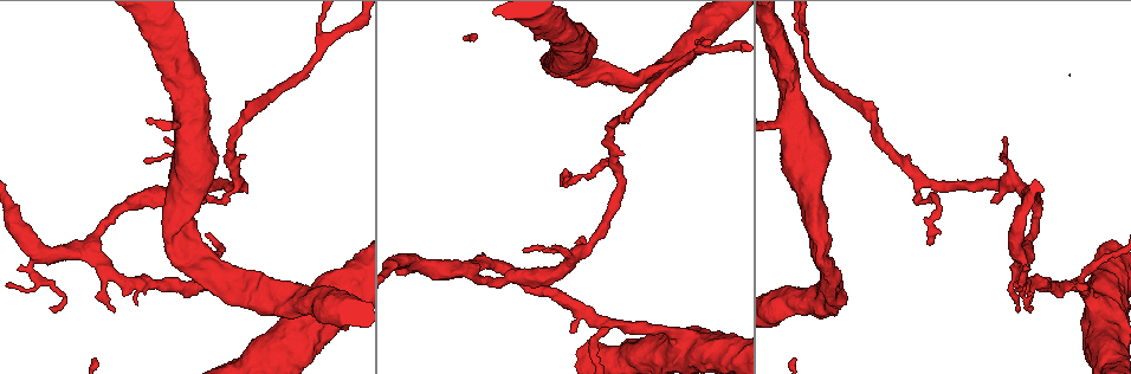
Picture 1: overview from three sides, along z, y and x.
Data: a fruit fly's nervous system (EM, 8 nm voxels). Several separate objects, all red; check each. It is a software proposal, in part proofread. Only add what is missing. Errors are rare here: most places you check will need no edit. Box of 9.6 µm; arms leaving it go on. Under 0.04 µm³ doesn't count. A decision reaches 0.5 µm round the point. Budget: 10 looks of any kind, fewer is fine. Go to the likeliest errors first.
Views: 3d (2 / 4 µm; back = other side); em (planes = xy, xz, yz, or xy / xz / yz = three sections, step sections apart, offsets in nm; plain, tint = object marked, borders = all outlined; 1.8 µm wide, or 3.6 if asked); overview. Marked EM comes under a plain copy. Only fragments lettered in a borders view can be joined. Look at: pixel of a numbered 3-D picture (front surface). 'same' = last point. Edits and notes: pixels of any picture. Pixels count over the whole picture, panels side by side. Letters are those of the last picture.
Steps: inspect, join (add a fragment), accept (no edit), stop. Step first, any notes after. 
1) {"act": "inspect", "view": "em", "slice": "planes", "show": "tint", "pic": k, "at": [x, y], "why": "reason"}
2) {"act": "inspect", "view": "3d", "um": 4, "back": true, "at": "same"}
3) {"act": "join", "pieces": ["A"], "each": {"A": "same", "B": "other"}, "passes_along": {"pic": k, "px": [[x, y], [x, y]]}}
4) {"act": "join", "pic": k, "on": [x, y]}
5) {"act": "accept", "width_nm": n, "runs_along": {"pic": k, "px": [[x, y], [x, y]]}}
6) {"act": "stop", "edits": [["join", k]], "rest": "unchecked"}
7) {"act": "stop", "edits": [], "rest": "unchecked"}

{"act": "inspect", "view": "em", "slice": "planes", "show": "tint", "pic": 1, "at": [1030, 302], "why": "an open end"}

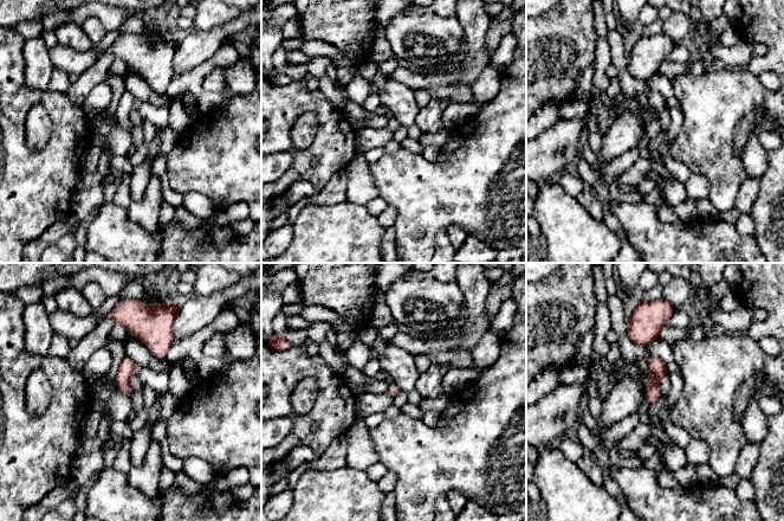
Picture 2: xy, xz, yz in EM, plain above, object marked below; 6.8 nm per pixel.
{"act": "inspect", "view": "em", "slice": "planes", "show": "borders", "at": "same", "why": "see the neighbours"}

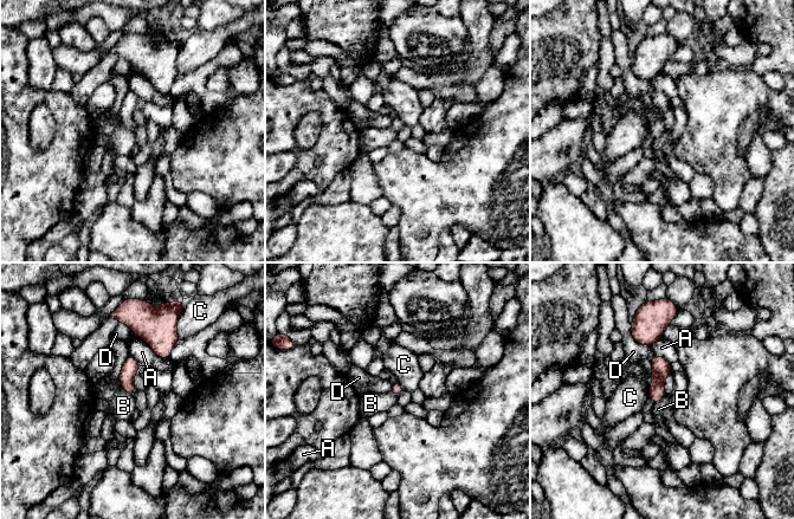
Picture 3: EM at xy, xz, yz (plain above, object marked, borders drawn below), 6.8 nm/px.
{"act": "accept", "each": {"A": "other", "B": "other", "C": "other", "D": "other"}, "border": {"pic": 3, "px": [[128, 355], [120, 385], [133, 397]]}, "found": "no lettered fragment goes on from it"}

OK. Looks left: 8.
{"act": "inspect", "view": "em", "um": 3.6, "slice": "yz", "step": 8, "show": "tint", "pic": 1, "at": [817, 221], "why": "branch point"}

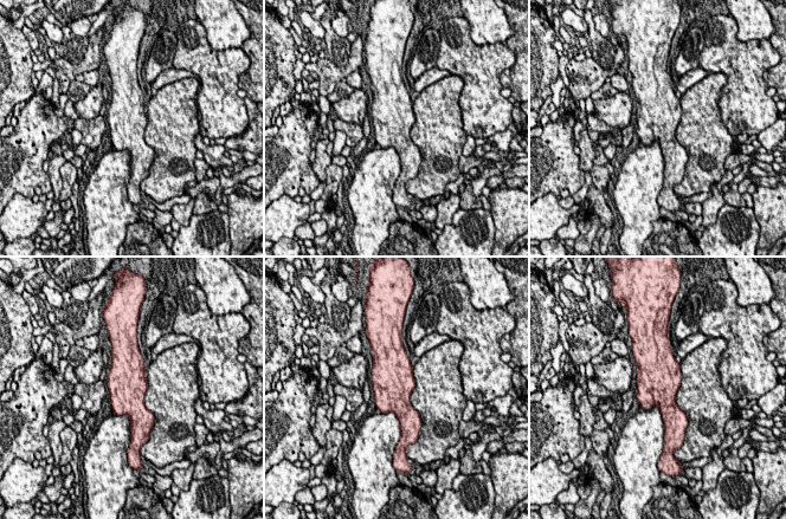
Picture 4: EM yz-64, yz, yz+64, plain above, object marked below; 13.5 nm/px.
{"act": "inspect", "view": "em", "um": 3.6, "slice": "xz", "step": 16, "show": "borders", "at": "same"}

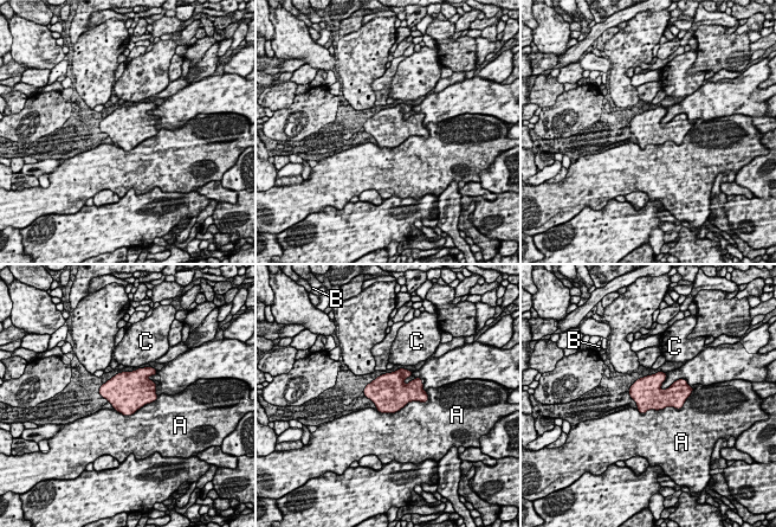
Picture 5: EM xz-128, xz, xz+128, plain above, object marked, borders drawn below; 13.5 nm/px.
{"act": "accept", "each": {"A": "other", "B": "other", "C": "other"}, "border": {"pic": 5, "px": [[692, 391], [679, 409], [637, 409]]}, "found": "no lettered fragment goes on from it"}

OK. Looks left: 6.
{"act": "inspect", "view": "3d", "um": 4, "pic": 1, "at": [993, 200], "why": "an open end"}

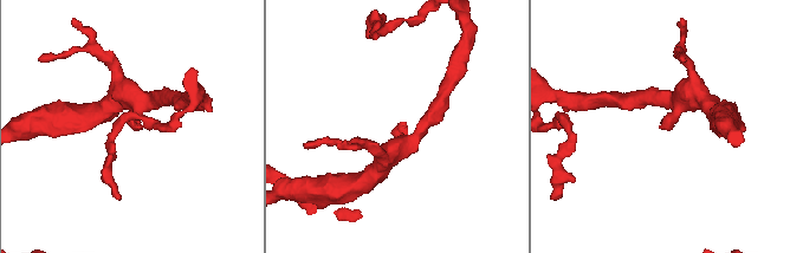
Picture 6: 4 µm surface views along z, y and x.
{"act": "inspect", "view": "em", "slice": "planes", "show": "borders", "pic": 6, "at": [662, 129]}

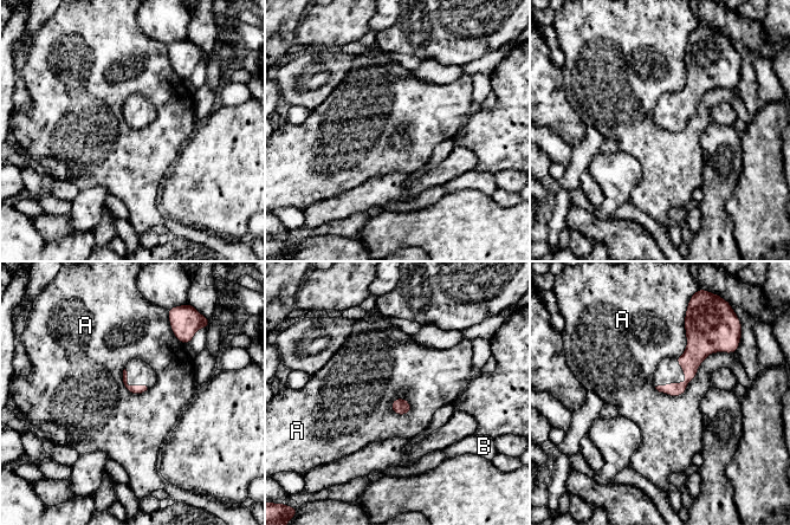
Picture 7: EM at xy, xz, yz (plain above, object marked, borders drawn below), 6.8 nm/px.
{"act": "accept", "longest_contact_nm": ["A", 600], "each": {"A": "other", "B": "other"}, "border": {"pic": 7, "px": [[733, 352], [680, 395], [654, 388]]}, "found": "none of them fits"}

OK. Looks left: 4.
{"act": "inspect", "view": "em", "slice": "yz", "step": 16, "show": "tint", "pic": 1, "at": [42, 254], "why": "abrupt turn"}

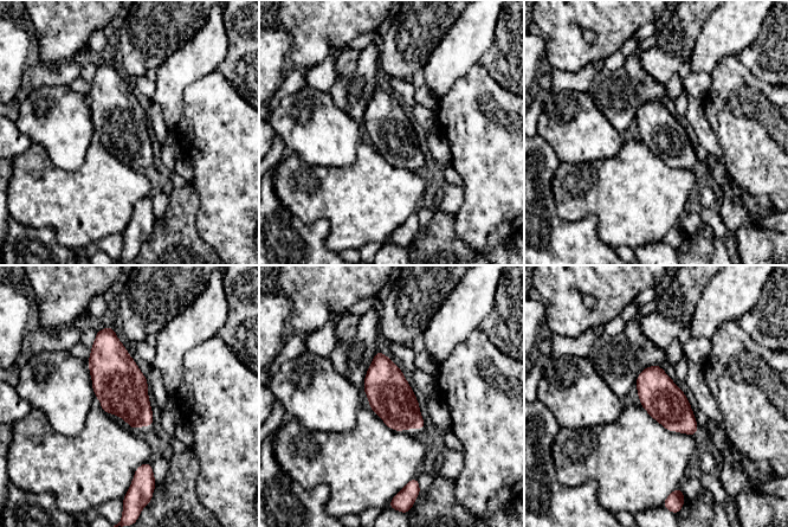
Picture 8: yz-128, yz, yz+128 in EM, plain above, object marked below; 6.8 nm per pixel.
{"act": "inspect", "view": "em", "slice": "planes", "show": "tint", "at": "same", "why": "cut it another way"}

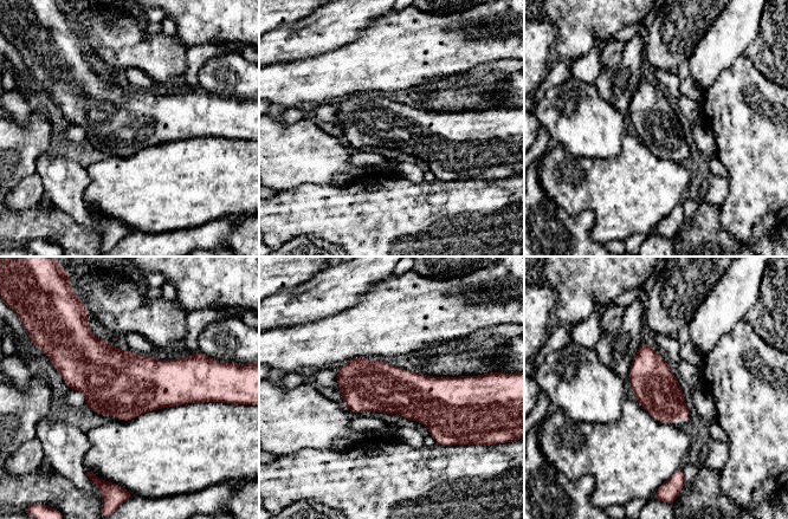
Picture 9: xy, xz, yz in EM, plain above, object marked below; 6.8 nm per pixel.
{"act": "inspect", "view": "em", "slice": "planes", "show": "borders", "at": "same"}

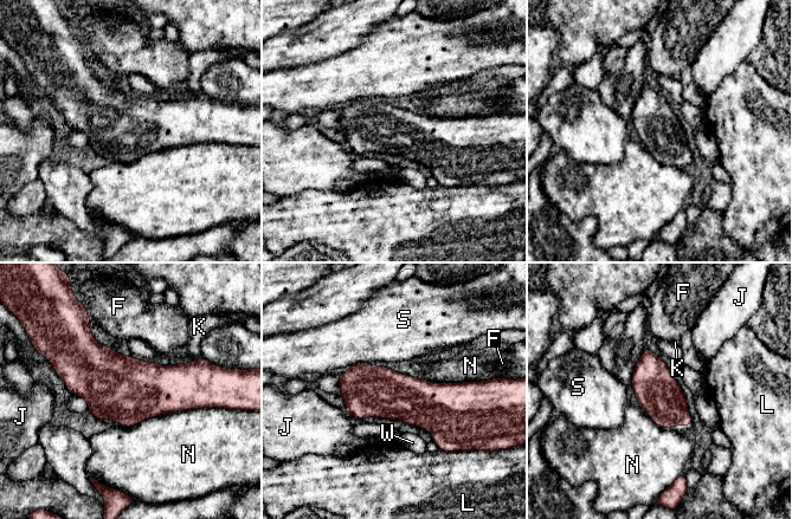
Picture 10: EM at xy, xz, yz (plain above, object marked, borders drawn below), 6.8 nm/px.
{"act": "accept", "each": {"F": "other", "J": "other", "K": "other", "L": "other", "N": "other", "S": "other", "W": "other"}, "border": {"pic": 10, "px": [[211, 407], [132, 426], [116, 422]]}, "found": "none of them fits"}

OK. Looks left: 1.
{"act": "stop", "edits": [], "rest": "unchecked"}

